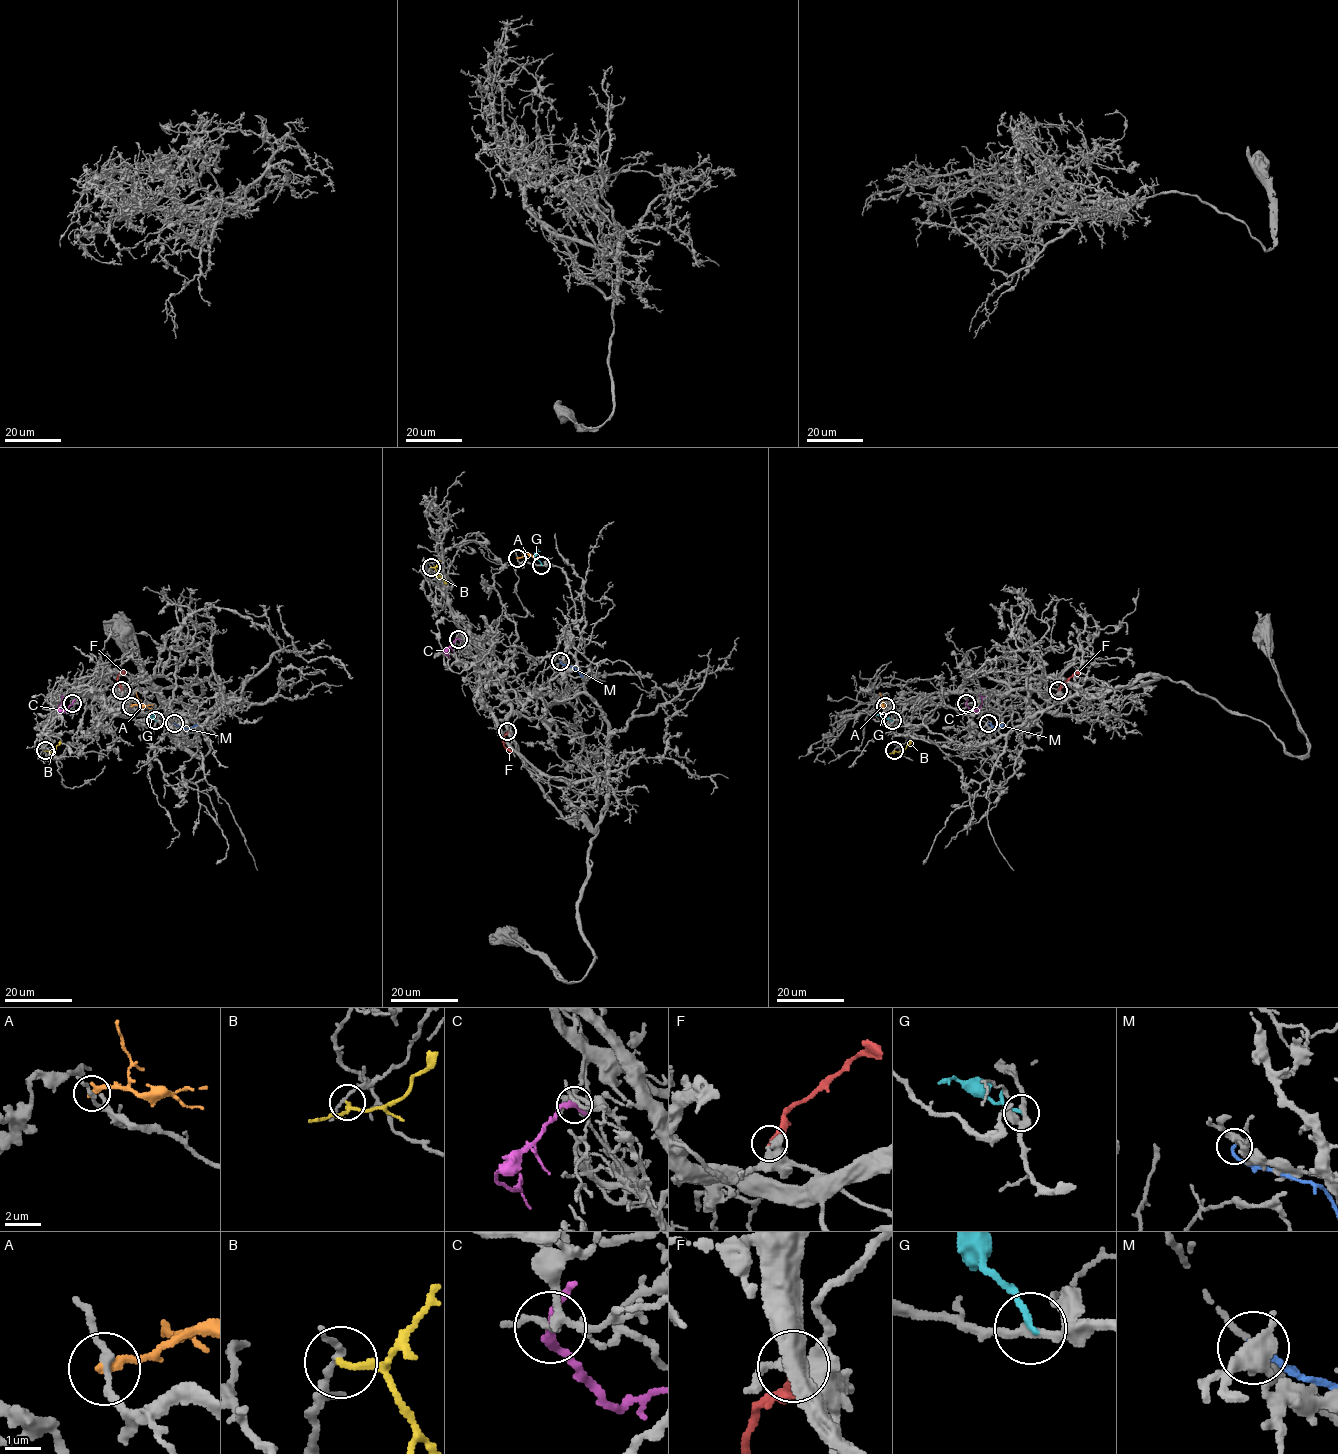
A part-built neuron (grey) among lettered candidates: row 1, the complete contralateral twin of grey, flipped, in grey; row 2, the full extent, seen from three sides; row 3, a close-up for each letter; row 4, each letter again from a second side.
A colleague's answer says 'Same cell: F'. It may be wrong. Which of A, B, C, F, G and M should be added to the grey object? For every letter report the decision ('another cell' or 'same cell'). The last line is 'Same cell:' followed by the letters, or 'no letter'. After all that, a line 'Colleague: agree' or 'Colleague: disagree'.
A: another cell
B: another cell
C: another cell
F: same cell
G: another cell
M: another cell
Same cell: F
Colleague: agree

